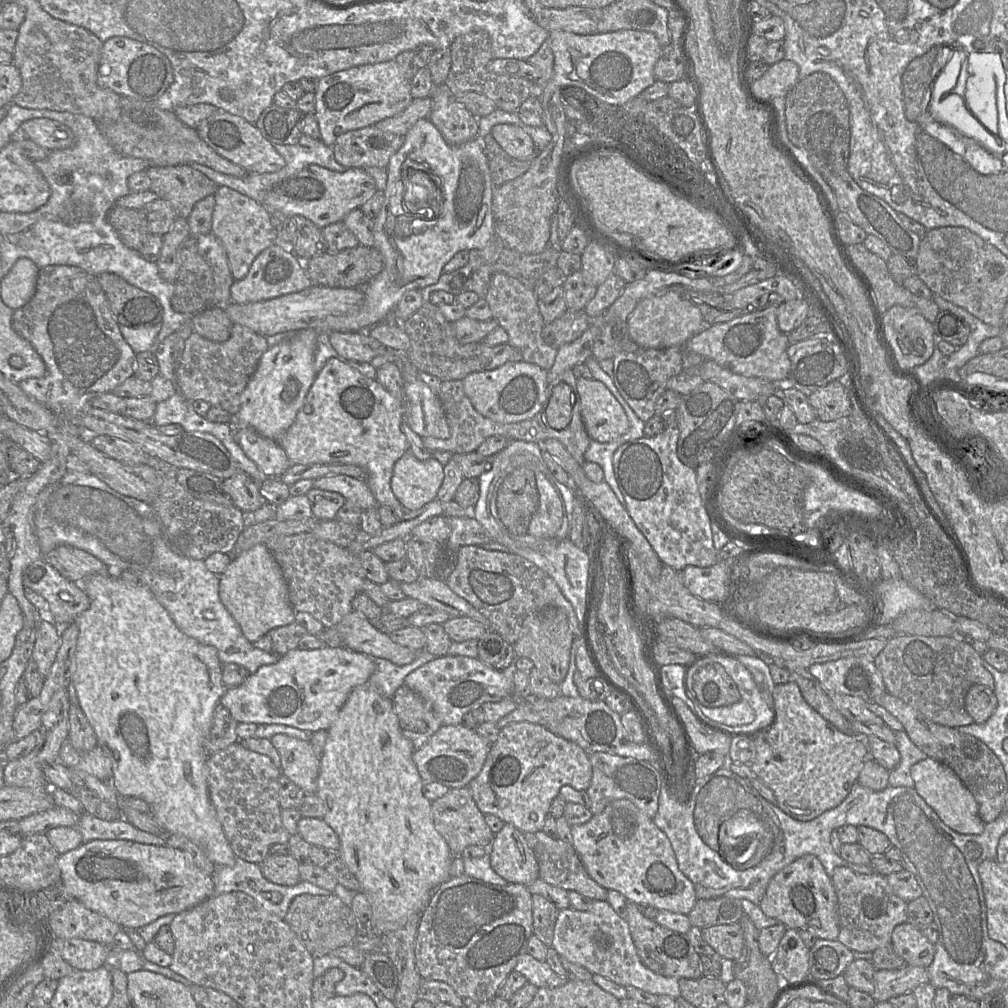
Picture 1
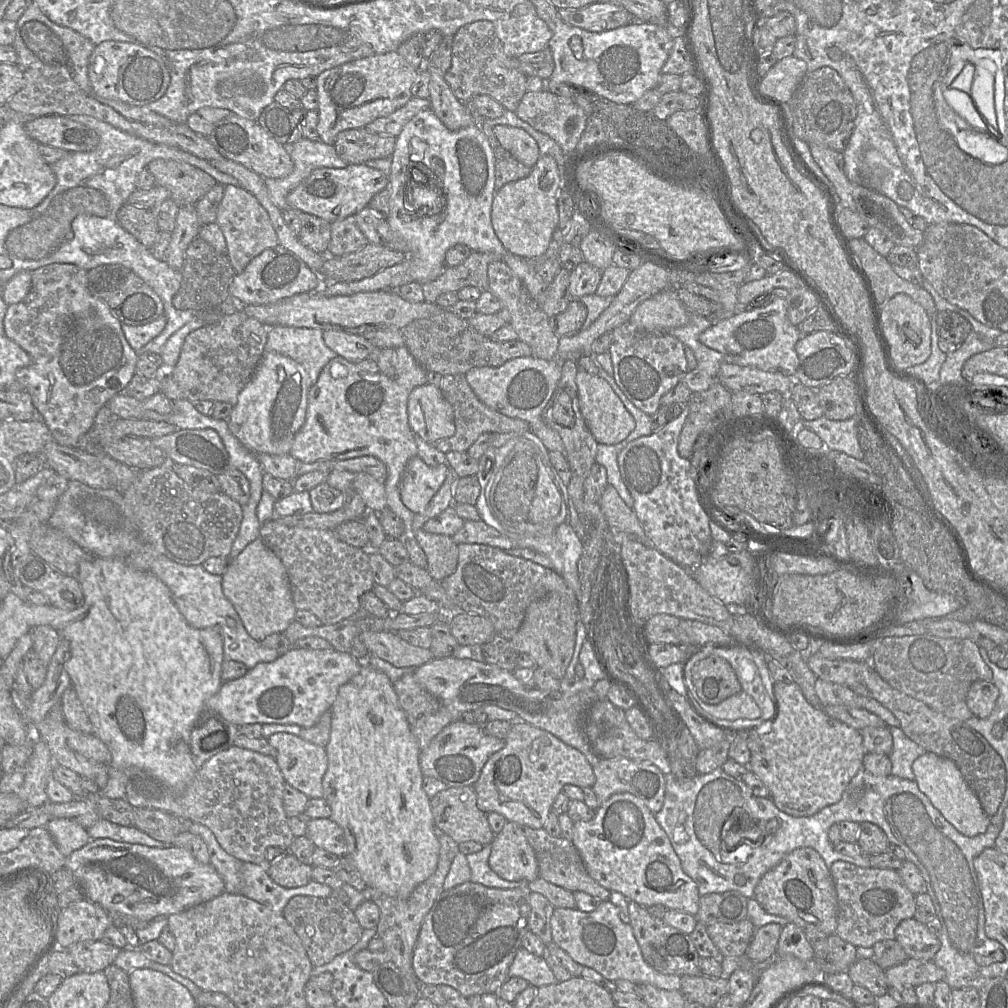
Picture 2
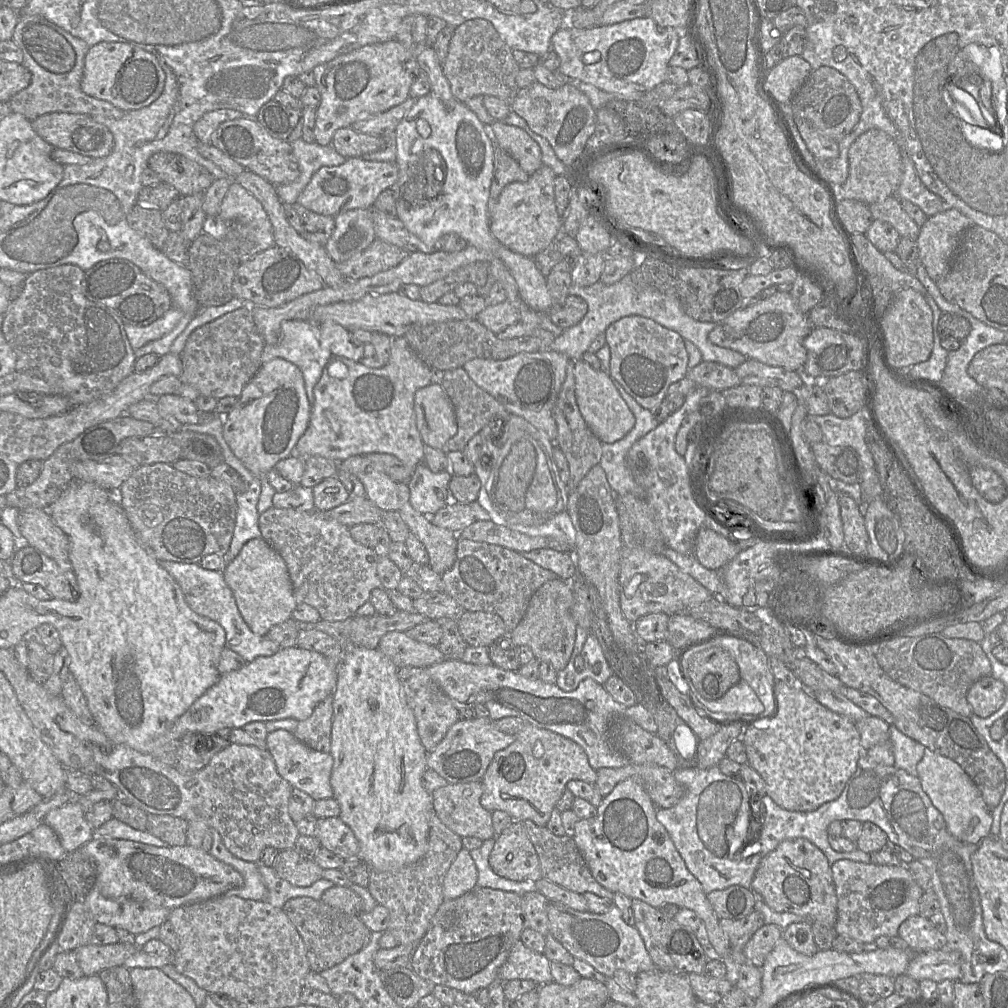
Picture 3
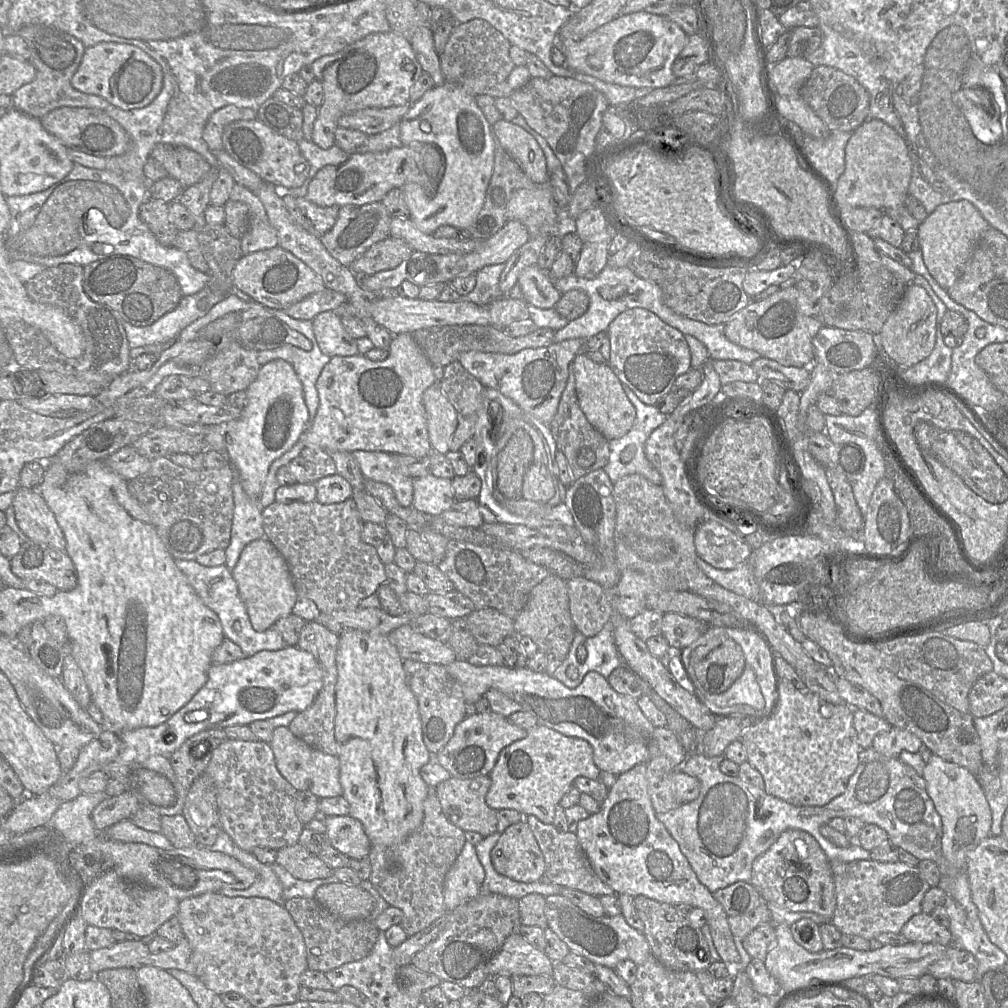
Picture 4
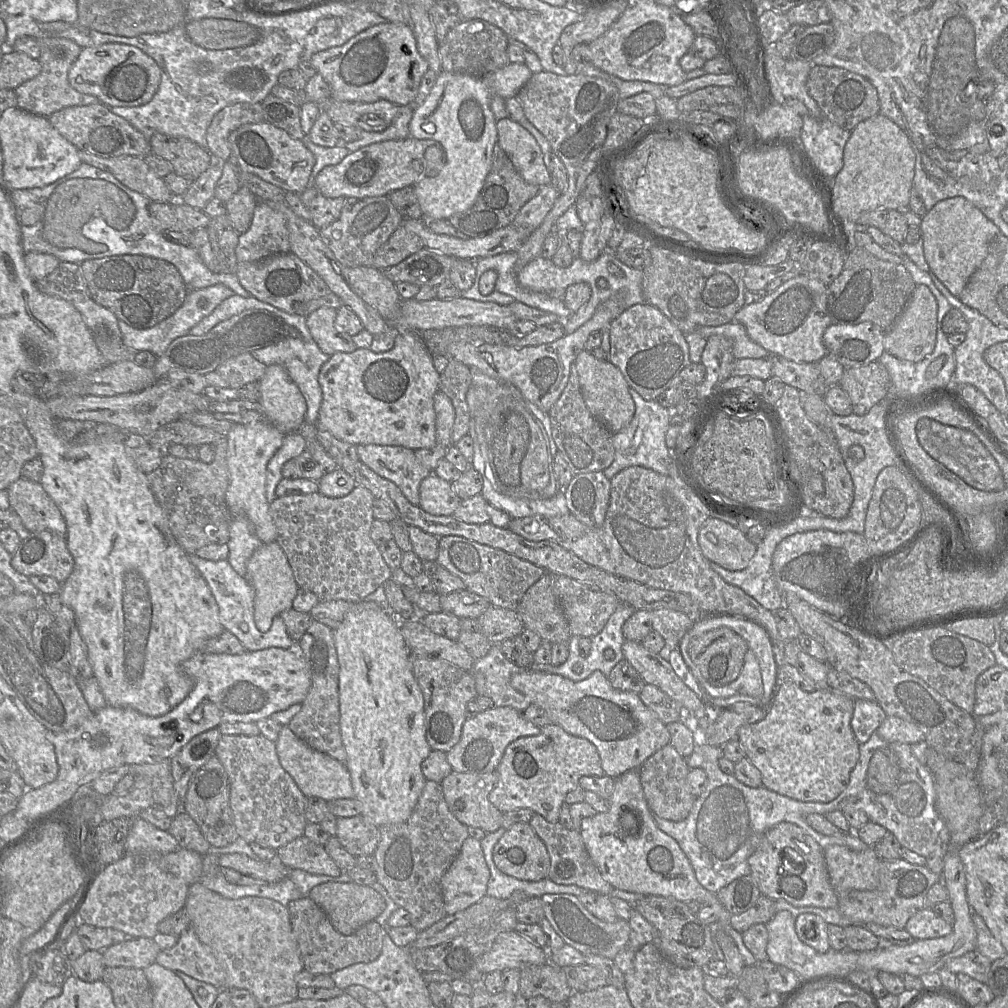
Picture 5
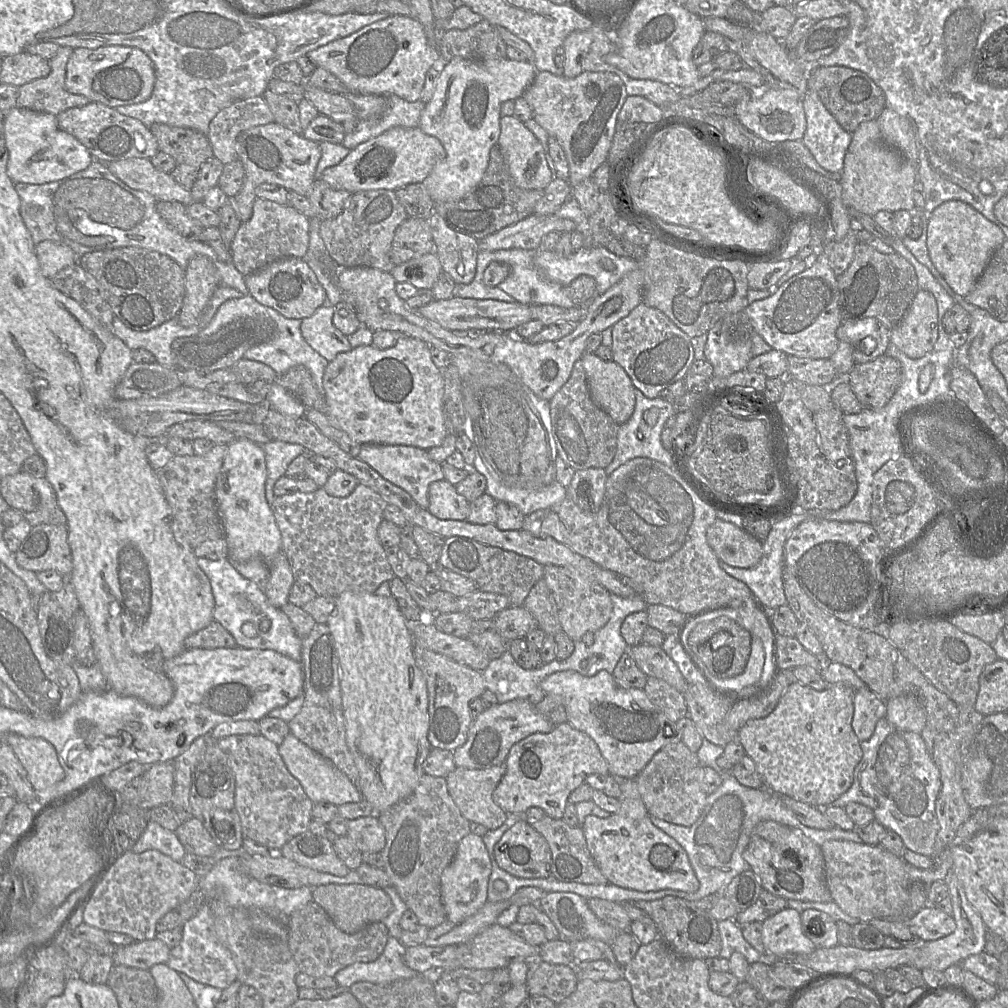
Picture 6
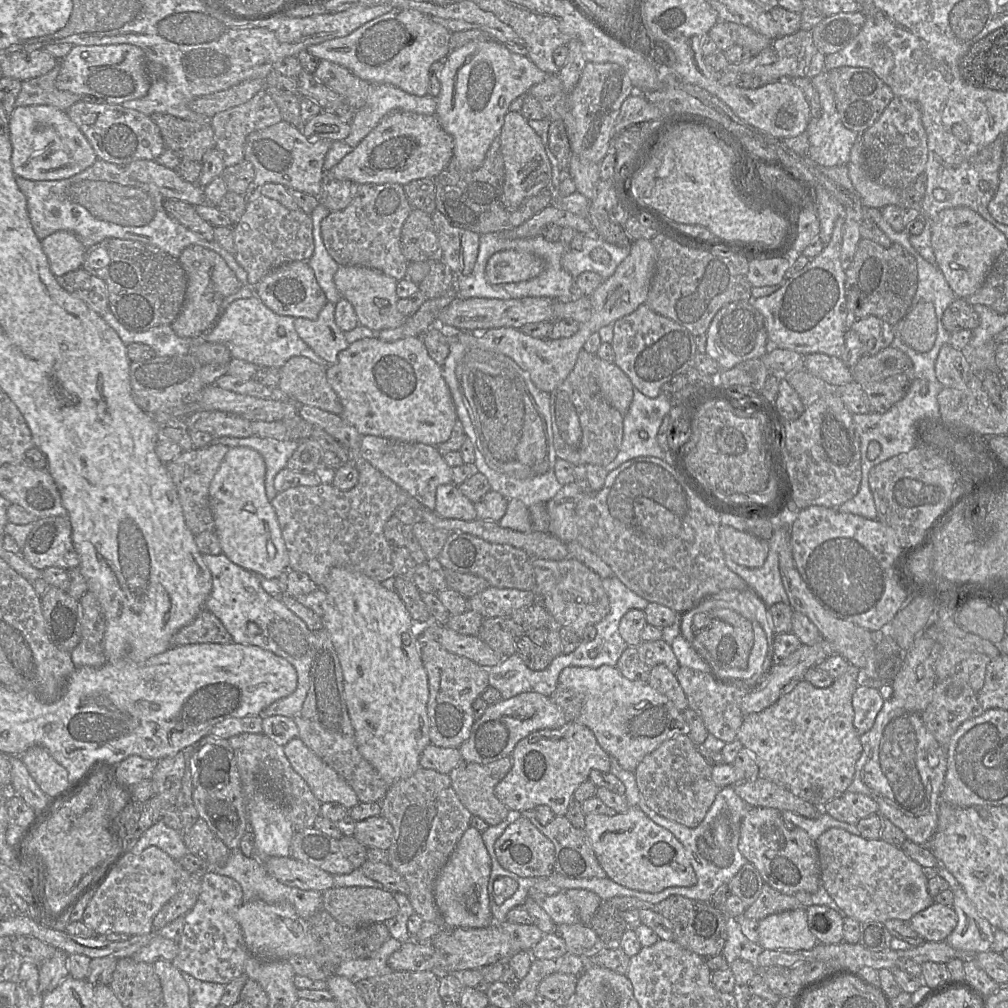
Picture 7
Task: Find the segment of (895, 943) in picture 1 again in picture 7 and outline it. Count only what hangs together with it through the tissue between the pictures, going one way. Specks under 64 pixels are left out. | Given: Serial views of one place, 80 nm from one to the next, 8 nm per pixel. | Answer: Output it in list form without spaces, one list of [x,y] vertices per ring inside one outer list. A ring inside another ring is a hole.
[[[933,902],[928,908],[915,914],[911,920],[912,929],[925,941],[943,942],[953,932],[957,925],[957,914],[952,907]]]

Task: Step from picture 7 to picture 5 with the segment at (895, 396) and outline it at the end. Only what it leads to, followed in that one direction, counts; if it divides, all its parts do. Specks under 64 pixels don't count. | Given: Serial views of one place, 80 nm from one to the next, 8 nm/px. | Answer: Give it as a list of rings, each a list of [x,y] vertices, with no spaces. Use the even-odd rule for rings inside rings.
[[[878,360],[846,368],[838,384],[849,396],[853,414],[864,415],[889,391],[890,376]]]

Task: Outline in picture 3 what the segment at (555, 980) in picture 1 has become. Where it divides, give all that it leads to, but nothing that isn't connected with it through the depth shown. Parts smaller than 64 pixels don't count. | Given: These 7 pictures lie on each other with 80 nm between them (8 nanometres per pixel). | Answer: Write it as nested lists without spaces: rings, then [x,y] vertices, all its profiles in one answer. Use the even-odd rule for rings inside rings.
[[[518,940],[510,949],[507,960],[501,966],[498,978],[502,982],[527,979],[541,986],[552,982],[550,960],[544,953],[536,952]]]

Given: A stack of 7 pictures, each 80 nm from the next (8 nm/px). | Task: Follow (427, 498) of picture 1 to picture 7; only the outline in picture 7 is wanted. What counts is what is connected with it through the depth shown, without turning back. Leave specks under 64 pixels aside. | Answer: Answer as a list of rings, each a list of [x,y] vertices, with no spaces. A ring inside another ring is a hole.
[[[453,483],[440,485],[436,489],[434,511],[443,518],[464,521],[476,520],[477,513],[474,504]]]

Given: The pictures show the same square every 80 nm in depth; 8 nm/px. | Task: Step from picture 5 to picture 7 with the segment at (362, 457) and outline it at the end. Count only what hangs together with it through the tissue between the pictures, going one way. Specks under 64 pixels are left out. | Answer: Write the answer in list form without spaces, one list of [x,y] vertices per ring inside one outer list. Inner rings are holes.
[[[365,435],[361,439],[360,454],[373,467],[431,511],[435,510],[437,487],[452,483],[452,468],[433,445]]]

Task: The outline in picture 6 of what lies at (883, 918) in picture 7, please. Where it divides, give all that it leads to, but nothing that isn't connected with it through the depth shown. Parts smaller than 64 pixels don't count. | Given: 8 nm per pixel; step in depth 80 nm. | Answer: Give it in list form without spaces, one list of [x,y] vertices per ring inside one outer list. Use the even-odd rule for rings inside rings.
[[[827,840],[821,845],[825,881],[832,901],[849,916],[868,923],[873,919],[899,920],[908,900],[906,862],[880,845]]]

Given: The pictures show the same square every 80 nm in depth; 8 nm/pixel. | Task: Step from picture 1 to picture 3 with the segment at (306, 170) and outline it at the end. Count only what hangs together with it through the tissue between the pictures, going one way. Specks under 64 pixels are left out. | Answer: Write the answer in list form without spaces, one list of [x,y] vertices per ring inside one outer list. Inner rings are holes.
[[[351,157],[338,166],[324,166],[315,172],[297,202],[315,213],[336,216],[339,213],[371,208],[377,197],[398,179],[396,162],[378,162],[363,157]]]

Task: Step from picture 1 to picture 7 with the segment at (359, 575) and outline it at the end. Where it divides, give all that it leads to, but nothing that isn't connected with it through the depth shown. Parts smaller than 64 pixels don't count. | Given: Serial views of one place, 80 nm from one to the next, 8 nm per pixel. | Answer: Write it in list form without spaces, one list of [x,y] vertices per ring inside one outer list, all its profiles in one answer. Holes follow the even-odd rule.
[[[351,451],[351,460],[359,473],[358,482],[352,489],[341,491],[332,484],[322,483],[317,486],[297,486],[277,493],[271,501],[287,548],[289,569],[306,573],[318,588],[324,587],[331,570],[336,567],[363,574],[379,583],[396,576],[391,546],[384,536],[384,525],[395,509],[405,505],[408,497],[412,496],[373,467],[360,451]]]

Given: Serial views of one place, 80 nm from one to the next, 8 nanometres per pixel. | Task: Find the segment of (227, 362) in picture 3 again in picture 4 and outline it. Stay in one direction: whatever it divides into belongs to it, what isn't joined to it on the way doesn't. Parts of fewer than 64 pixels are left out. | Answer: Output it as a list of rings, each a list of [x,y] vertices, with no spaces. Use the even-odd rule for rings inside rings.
[[[229,313],[209,323],[198,334],[197,339],[212,341],[217,346],[217,352],[203,365],[199,377],[210,384],[210,391],[229,396],[235,392],[246,390],[257,378],[261,365],[257,361],[257,352],[240,347],[232,341],[232,331],[240,321],[240,313]]]

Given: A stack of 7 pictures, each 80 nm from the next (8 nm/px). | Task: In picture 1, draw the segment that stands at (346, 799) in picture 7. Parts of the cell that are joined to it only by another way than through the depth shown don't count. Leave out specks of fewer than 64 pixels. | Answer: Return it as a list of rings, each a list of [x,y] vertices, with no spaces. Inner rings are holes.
[[[276,734],[270,739],[279,752],[281,773],[307,794],[317,794],[320,757],[310,741],[286,734]]]

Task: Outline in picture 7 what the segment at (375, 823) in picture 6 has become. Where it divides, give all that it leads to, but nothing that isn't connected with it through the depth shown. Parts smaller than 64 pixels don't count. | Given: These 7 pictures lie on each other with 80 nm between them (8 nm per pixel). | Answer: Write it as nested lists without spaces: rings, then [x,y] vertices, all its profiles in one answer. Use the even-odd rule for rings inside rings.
[[[372,816],[357,821],[353,837],[366,848],[388,850],[392,844],[394,830],[383,816]]]

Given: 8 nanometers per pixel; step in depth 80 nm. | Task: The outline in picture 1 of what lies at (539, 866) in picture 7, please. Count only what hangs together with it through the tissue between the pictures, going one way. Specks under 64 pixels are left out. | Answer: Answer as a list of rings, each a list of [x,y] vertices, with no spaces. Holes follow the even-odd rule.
[[[505,824],[490,845],[490,865],[508,883],[528,885],[539,878],[539,865],[524,833]]]

